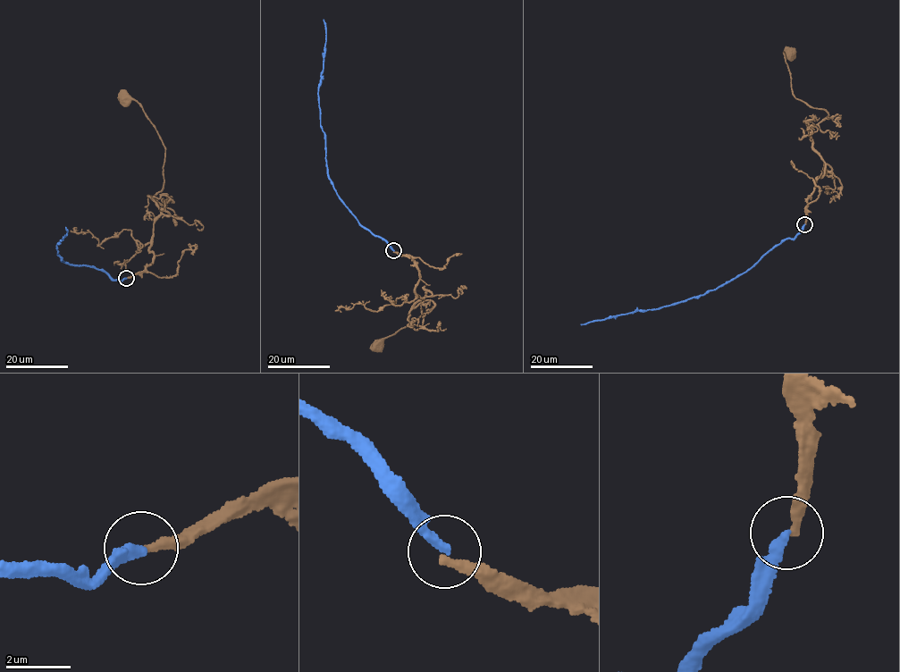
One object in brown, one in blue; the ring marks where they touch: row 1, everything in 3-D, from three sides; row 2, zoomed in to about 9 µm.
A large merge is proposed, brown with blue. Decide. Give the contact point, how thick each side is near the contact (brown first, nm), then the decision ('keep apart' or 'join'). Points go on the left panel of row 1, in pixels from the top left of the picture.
place (126, 278); calibres 280 and 320 nm; keep apart

